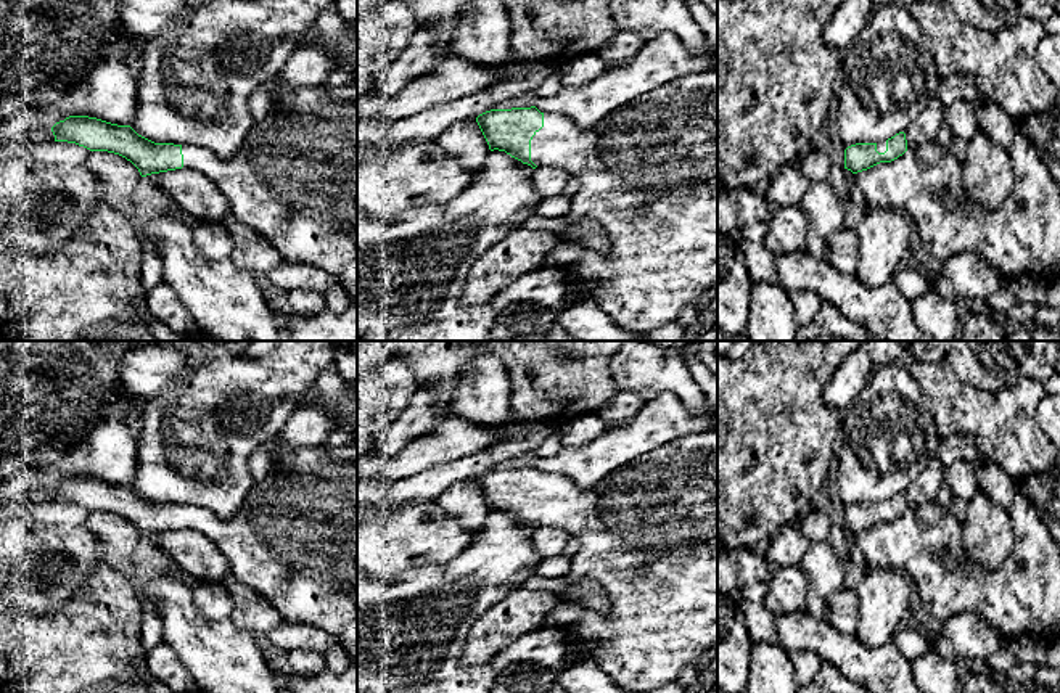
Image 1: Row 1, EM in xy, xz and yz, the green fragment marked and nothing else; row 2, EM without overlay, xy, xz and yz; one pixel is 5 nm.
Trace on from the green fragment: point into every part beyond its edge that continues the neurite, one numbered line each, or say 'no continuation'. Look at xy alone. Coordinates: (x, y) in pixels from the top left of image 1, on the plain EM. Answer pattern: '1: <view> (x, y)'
1: xy (295, 539)

